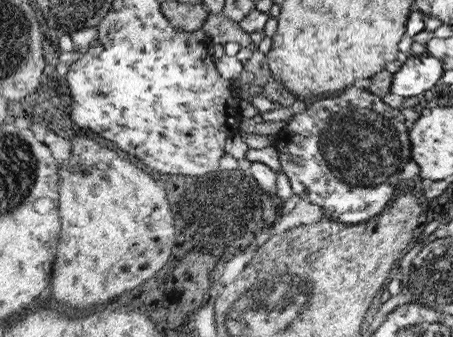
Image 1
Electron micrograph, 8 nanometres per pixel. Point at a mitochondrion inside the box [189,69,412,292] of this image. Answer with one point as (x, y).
(359, 146)

